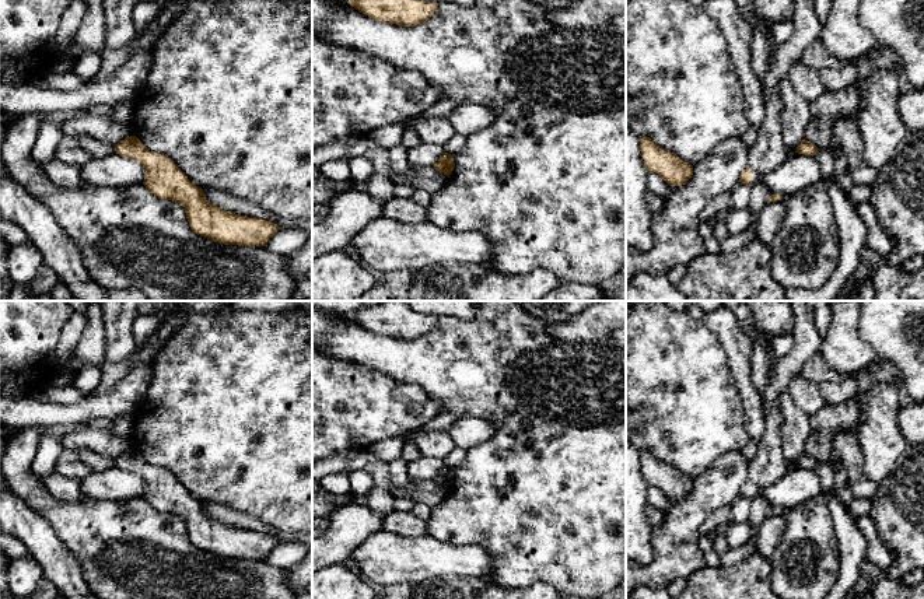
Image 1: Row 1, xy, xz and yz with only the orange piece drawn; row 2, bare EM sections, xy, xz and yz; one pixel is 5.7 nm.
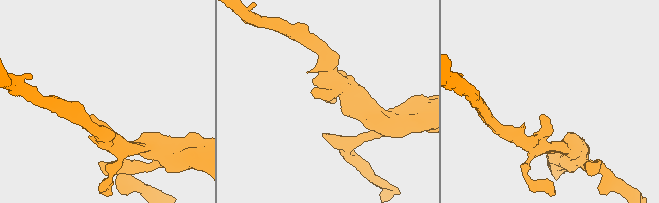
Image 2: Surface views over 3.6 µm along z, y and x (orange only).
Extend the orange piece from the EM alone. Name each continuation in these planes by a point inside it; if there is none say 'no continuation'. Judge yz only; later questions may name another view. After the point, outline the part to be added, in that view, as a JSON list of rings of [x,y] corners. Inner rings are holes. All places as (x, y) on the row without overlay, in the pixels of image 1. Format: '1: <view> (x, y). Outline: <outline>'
1: yz (769, 465). Outline: [[[791,301],[794,344],[788,354],[776,360],[767,376],[763,396],[766,403],[766,428],[756,456],[749,462],[746,477],[746,481],[752,483],[752,498],[778,481],[788,469],[781,446],[783,416],[778,407],[778,396],[788,390],[792,378],[801,372],[805,362],[820,354],[823,339],[819,336],[815,325],[816,302]]]

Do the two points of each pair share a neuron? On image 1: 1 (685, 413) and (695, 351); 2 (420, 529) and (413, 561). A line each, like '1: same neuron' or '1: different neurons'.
1: same neuron
2: different neurons

